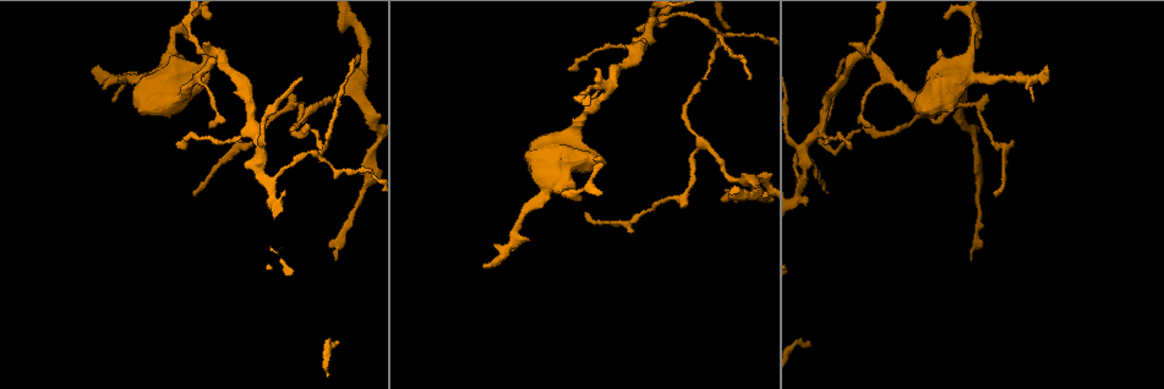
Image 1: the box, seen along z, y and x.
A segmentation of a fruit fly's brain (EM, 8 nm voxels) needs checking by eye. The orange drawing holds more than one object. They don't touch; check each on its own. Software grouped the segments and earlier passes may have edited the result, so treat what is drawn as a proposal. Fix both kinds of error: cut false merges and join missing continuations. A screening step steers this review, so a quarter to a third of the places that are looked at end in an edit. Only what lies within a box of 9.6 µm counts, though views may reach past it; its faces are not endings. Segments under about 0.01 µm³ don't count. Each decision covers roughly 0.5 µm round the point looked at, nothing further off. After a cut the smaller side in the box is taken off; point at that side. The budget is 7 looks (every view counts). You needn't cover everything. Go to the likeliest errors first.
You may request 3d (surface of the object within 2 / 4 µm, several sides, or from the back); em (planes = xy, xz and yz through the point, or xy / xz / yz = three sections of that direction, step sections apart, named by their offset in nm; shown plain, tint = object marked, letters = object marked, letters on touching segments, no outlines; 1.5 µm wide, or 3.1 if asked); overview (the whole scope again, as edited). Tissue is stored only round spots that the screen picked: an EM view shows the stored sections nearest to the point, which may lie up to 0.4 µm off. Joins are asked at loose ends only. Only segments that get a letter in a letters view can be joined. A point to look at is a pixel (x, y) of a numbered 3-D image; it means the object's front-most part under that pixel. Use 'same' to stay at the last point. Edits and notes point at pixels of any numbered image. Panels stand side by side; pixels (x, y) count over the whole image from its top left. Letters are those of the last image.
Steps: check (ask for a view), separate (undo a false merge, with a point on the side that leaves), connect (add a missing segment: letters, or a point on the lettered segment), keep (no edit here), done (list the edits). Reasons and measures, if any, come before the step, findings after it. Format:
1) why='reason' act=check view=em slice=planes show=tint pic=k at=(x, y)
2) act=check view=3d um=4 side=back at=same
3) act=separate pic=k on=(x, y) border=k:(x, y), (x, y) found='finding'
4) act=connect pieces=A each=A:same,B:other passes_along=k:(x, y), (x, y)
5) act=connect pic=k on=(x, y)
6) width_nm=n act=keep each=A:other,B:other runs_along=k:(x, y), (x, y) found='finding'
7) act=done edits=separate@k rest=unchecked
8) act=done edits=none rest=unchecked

why='free end' act=check view=em slice=xz step=8 show=letters pic=1 at=(601, 157)

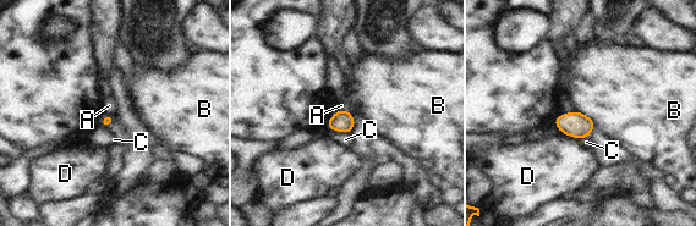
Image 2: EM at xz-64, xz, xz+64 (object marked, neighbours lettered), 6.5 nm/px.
act=keep each=A:other,B:other,C:other,D:other border=2:(575, 110), (587, 115), (596, 125) found='none of them fits'

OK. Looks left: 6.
why='free end' act=check view=3d um=4 pic=1 at=(596, 70)

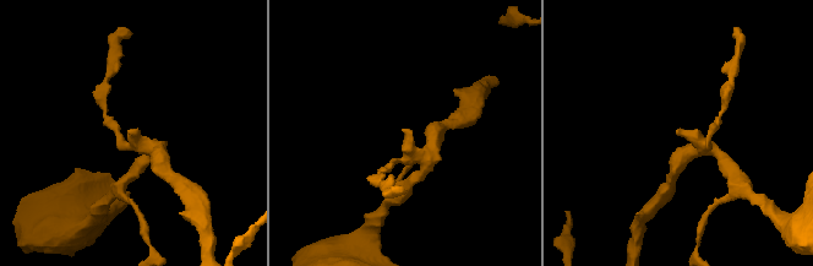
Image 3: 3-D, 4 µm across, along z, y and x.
why='now the EM' act=check view=em slice=planes show=plain pic=3 at=(403, 131)

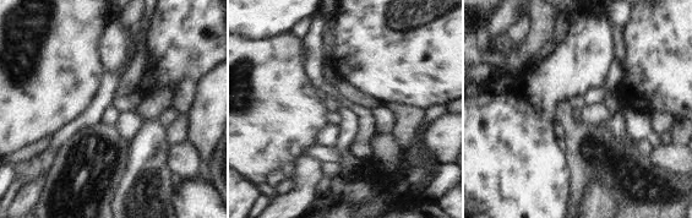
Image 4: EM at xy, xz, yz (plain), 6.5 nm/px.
why='what lies round it' act=check view=em slice=planes show=letters at=same

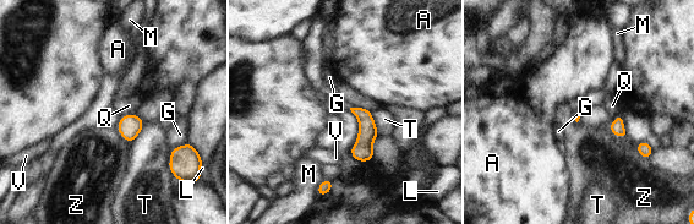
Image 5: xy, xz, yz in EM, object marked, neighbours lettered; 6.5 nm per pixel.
act=keep each=A:other,G:other,L:other,M:other,Q:other,T:other,V:other,Z:other border=5:(350, 107), (365, 107), (372, 112) found='no lettered segment goes on from it'

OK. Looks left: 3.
why='branch stops here' act=check view=3d um=2 pic=1 at=(996, 196)

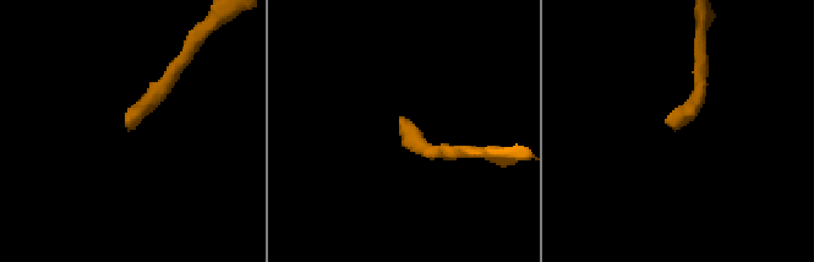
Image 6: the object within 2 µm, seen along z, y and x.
act=check view=em slice=planes show=plain pic=6 at=(674, 131)

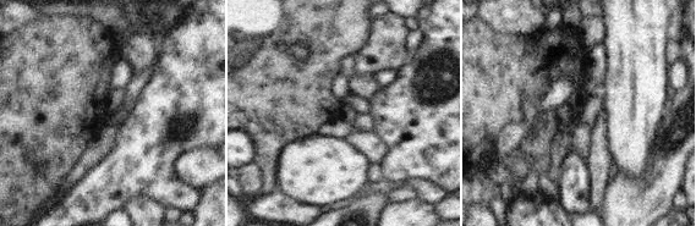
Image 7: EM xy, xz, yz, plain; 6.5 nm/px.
why='see the neighbours' act=check view=em slice=planes show=letters at=same

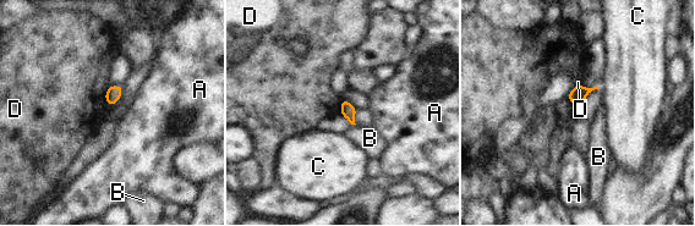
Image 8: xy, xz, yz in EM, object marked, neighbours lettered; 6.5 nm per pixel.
act=keep each=A:other,B:other,C:other,D:other border=8:(109, 86), (105, 92), (107, 105) found='none of them fits'

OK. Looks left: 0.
act=done edits=none rest=unchecked

